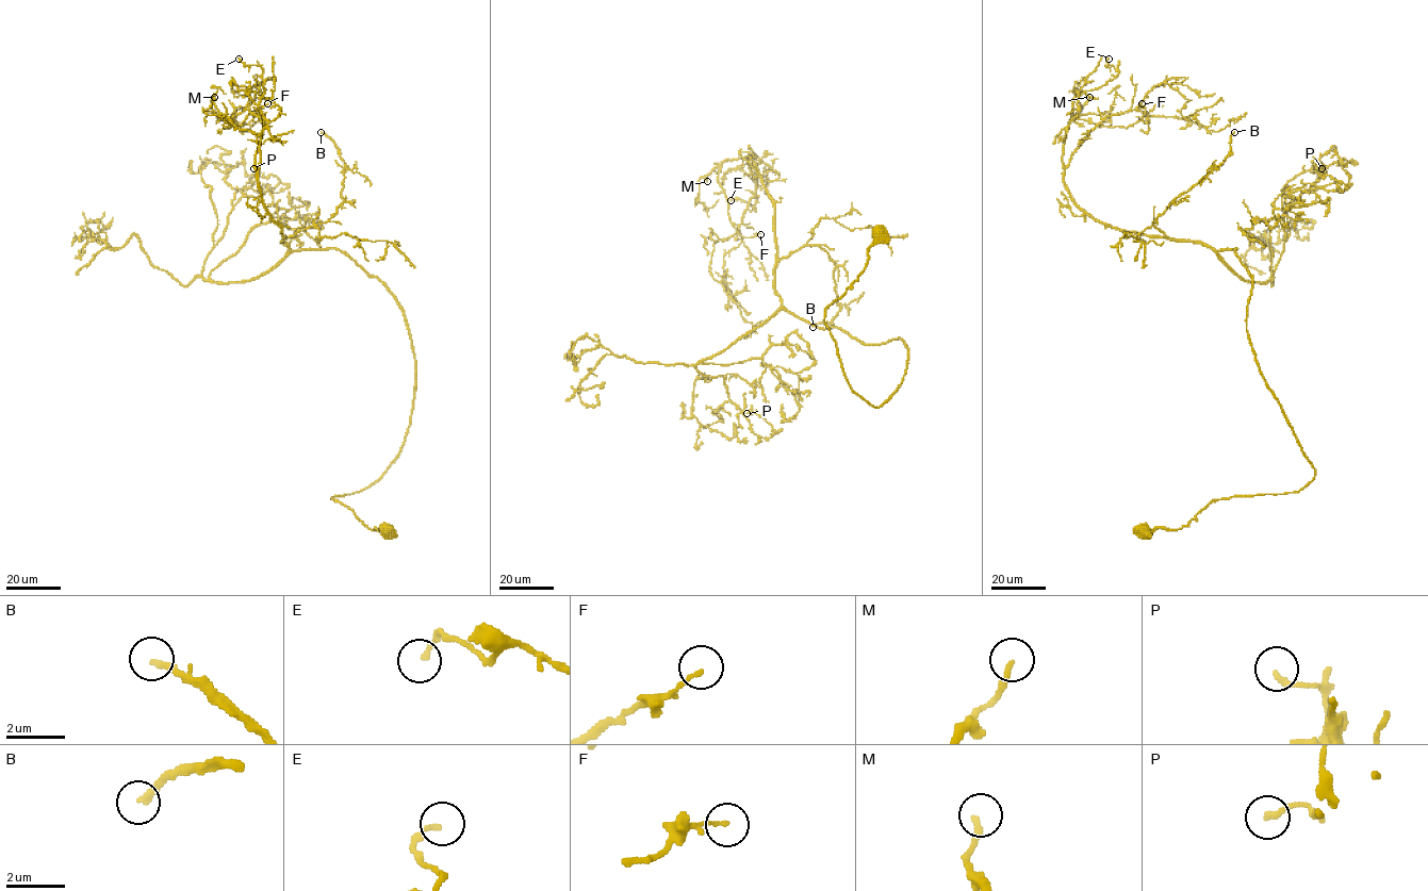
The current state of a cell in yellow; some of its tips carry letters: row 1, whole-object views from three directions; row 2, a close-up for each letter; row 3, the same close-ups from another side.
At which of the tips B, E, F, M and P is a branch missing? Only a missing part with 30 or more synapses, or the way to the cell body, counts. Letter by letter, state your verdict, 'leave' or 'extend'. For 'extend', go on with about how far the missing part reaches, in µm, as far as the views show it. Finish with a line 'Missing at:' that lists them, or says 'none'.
B: extend | 45 µm
E: leave
F: leave
M: extend | 30 µm
P: leave
Missing at: B, M

